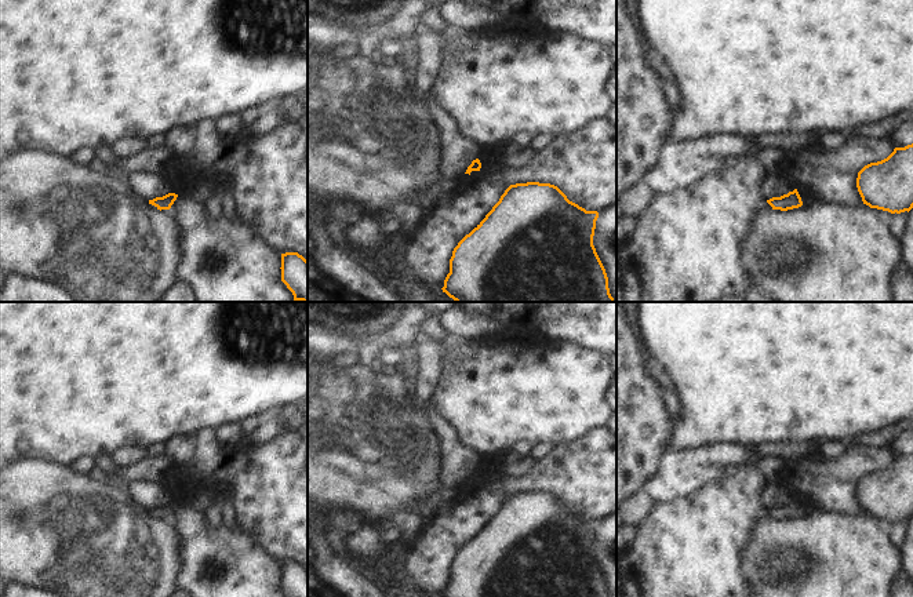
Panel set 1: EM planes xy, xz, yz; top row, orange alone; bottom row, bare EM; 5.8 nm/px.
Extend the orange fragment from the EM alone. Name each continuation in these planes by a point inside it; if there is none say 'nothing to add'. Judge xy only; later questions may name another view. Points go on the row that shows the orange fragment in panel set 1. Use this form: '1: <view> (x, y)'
nothing to add.

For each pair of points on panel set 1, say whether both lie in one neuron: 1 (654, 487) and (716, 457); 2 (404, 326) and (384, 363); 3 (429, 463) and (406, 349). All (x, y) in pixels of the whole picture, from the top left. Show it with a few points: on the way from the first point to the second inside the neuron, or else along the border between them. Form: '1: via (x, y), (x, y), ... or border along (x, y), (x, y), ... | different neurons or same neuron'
1: via (669, 481), (681, 470), (701, 463) | same neuron
2: border along (404, 356), (395, 350), (384, 350), (374, 363) | different neurons
3: border along (399, 370), (413, 379) | different neurons

